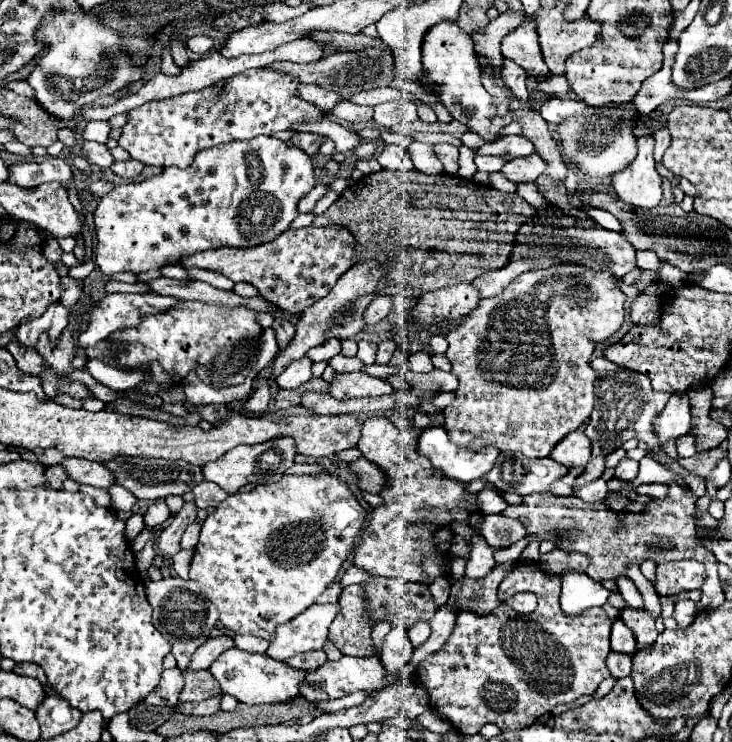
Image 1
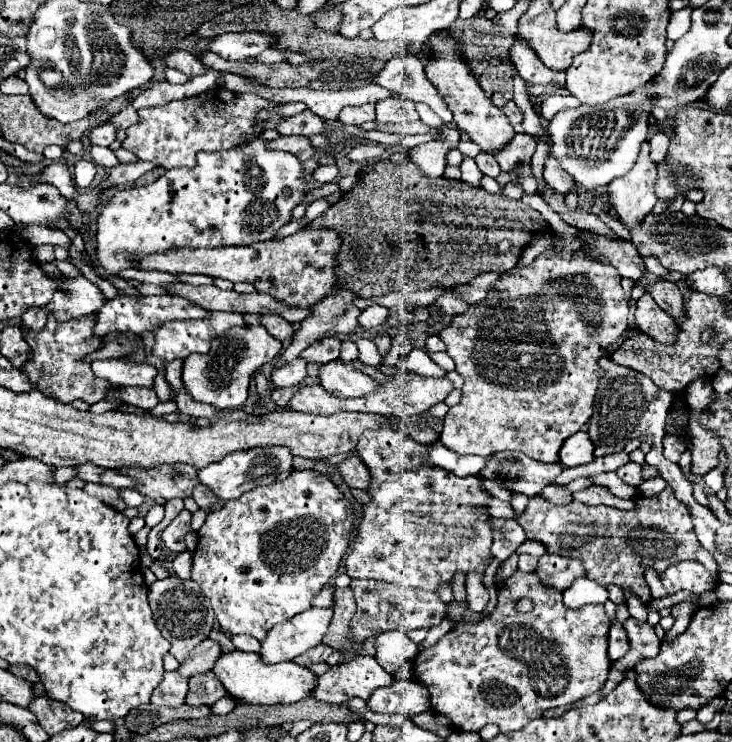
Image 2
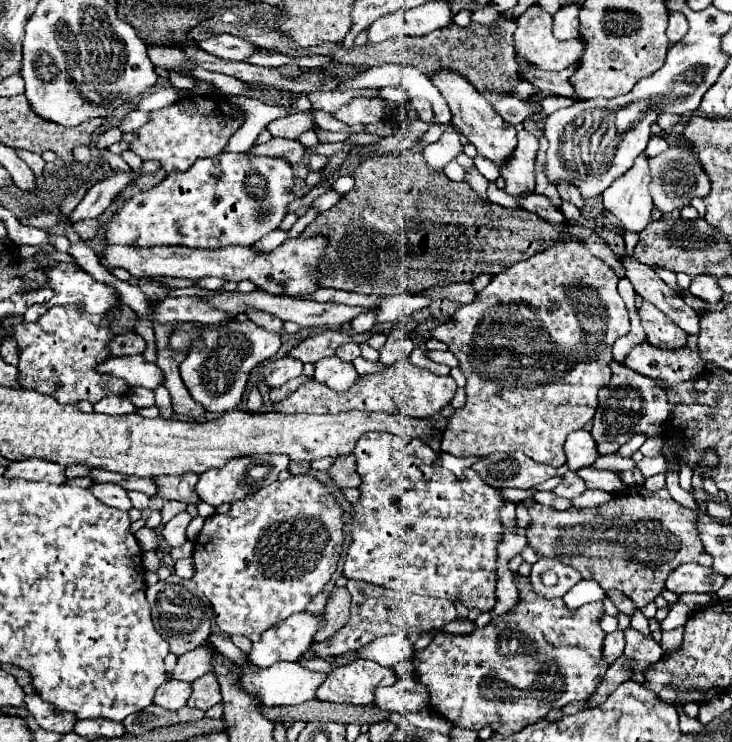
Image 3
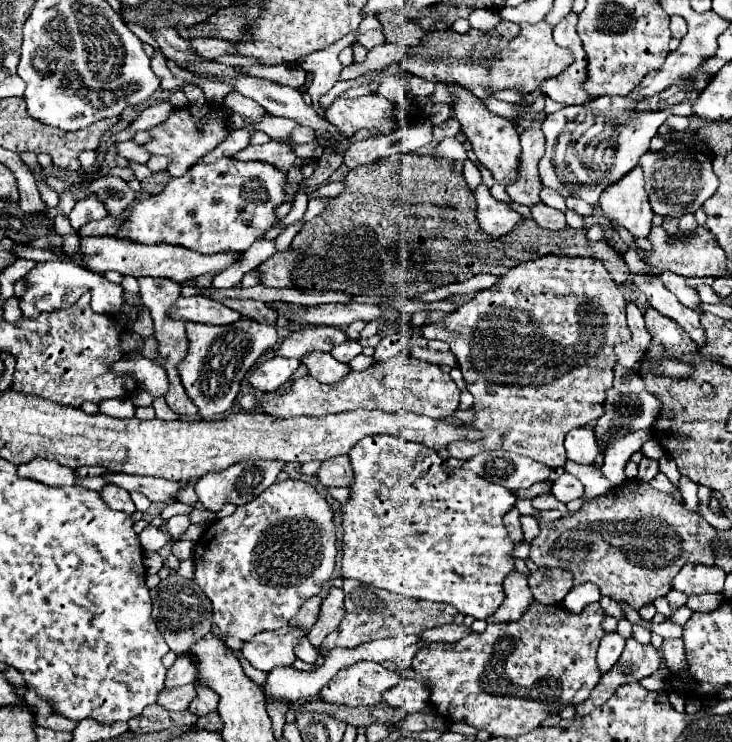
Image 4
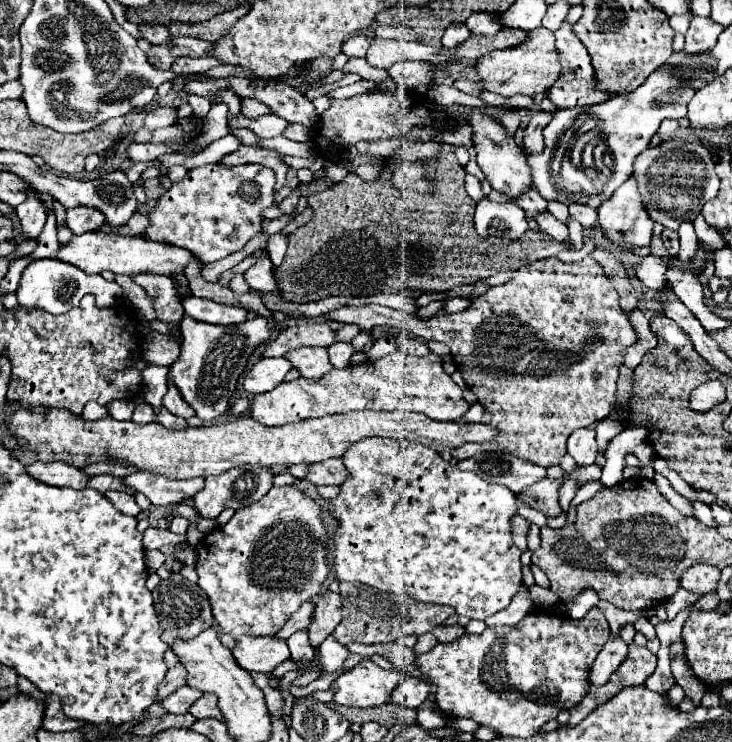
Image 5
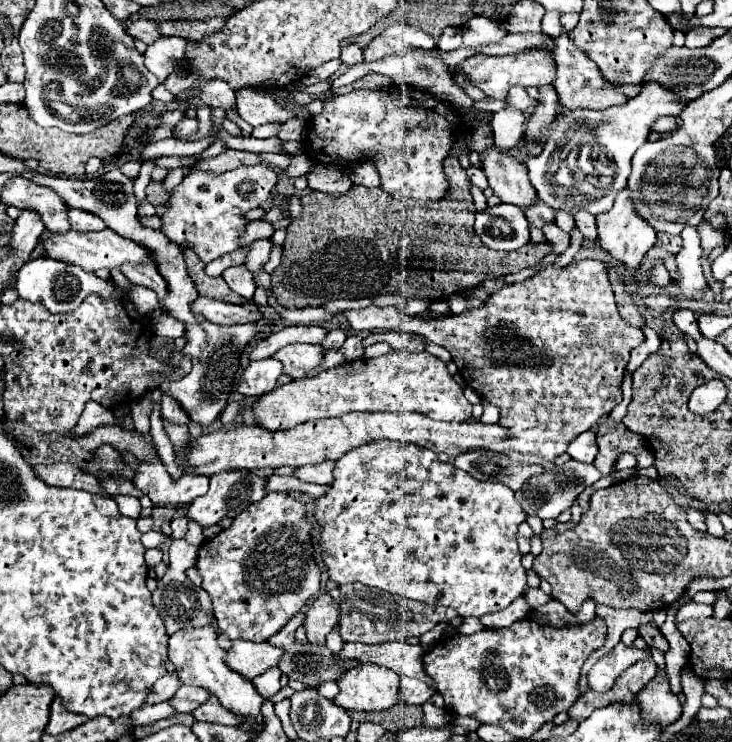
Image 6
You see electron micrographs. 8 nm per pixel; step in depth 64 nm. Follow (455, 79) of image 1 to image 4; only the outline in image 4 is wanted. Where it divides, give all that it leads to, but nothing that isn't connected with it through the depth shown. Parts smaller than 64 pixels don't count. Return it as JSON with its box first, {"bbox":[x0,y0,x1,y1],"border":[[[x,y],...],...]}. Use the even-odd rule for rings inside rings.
{"bbox":[446,84,520,184],"border":[[[446,84],[450,94],[454,96],[454,102],[452,102],[452,116],[460,122],[462,126],[462,132],[466,134],[466,138],[470,140],[472,144],[472,150],[478,158],[478,162],[482,166],[486,166],[496,182],[500,184],[510,184],[514,178],[516,178],[516,168],[518,168],[518,156],[520,156],[520,142],[518,142],[518,132],[516,132],[516,126],[496,114],[492,114],[484,102],[480,98],[476,98],[472,92],[468,92],[464,86],[460,84]]]}

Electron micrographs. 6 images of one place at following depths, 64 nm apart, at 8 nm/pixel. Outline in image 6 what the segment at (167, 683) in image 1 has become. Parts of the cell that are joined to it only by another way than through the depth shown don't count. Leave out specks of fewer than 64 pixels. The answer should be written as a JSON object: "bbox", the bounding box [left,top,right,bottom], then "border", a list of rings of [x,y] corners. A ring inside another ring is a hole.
{"bbox":[170,686,210,714],"border":[[[182,686],[170,700],[170,706],[180,712],[180,714],[188,714],[194,708],[198,708],[202,702],[206,702],[210,698],[208,690],[204,688],[192,688],[192,686]]]}

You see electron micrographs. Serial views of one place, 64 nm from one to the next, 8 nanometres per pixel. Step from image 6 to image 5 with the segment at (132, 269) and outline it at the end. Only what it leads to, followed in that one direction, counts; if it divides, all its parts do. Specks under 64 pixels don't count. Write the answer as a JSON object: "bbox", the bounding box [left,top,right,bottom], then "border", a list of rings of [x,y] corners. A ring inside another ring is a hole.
{"bbox":[132,274,184,340],"border":[[[140,274],[140,276],[132,276],[132,280],[136,284],[140,284],[146,294],[152,300],[152,306],[156,310],[156,320],[164,322],[164,324],[172,324],[172,330],[168,332],[168,336],[172,340],[180,340],[180,322],[184,316],[182,310],[182,298],[180,298],[180,290],[178,284],[168,278],[168,276],[156,276],[156,274]]]}

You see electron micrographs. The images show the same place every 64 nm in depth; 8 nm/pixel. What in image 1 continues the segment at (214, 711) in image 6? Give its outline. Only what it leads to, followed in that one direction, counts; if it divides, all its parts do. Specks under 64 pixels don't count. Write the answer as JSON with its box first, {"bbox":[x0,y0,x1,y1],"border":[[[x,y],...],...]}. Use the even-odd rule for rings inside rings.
{"bbox":[180,670,220,702],"border":[[[208,670],[184,672],[184,688],[180,692],[180,702],[200,702],[214,694],[220,694],[220,684]]]}

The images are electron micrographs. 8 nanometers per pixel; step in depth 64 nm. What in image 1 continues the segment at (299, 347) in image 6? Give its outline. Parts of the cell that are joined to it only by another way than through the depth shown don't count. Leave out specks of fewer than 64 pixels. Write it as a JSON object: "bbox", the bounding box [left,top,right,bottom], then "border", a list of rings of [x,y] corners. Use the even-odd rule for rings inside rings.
{"bbox":[330,372,392,400],"border":[[[350,372],[350,374],[340,374],[338,378],[332,380],[330,394],[338,400],[348,400],[348,398],[376,398],[384,394],[392,394],[392,384],[382,378],[372,378],[362,372]]]}

